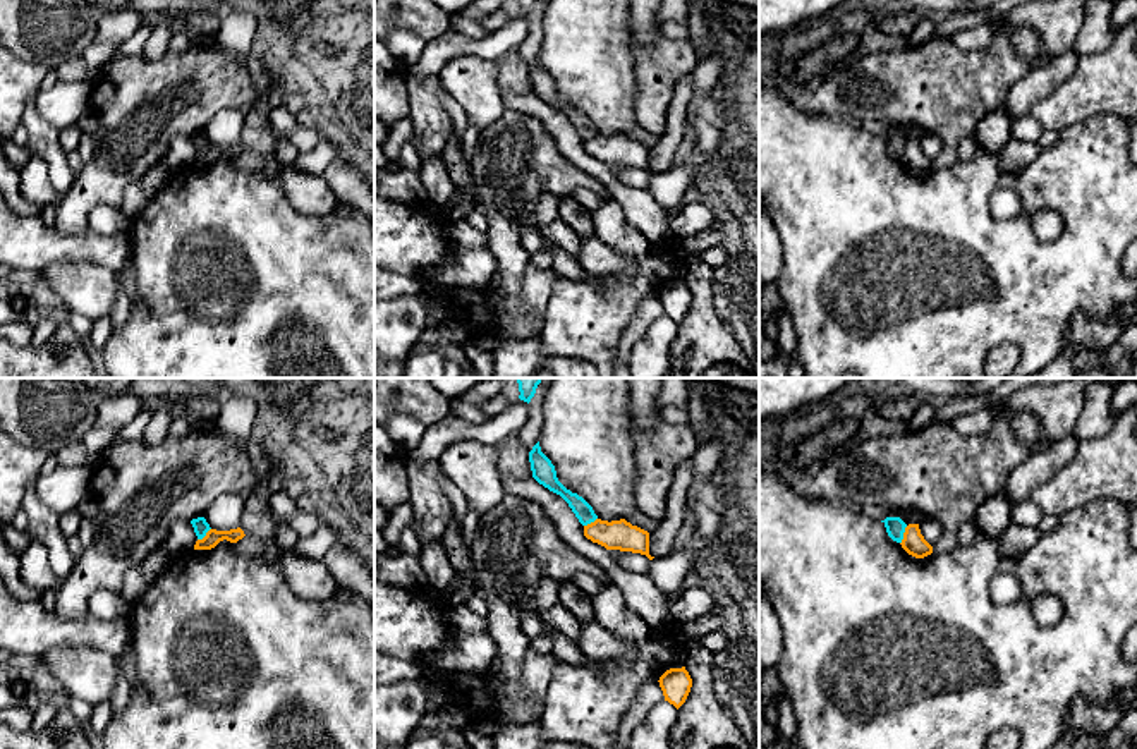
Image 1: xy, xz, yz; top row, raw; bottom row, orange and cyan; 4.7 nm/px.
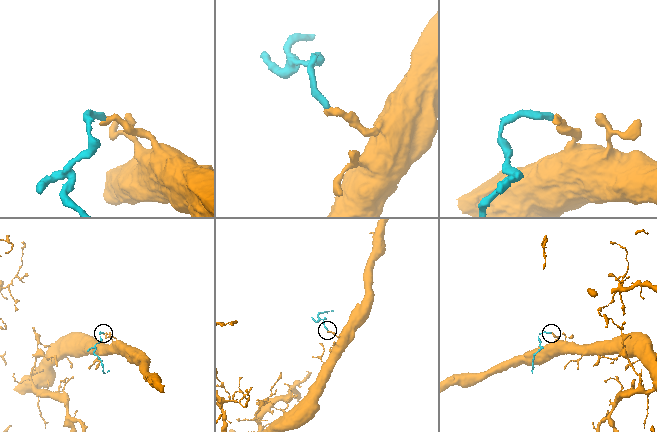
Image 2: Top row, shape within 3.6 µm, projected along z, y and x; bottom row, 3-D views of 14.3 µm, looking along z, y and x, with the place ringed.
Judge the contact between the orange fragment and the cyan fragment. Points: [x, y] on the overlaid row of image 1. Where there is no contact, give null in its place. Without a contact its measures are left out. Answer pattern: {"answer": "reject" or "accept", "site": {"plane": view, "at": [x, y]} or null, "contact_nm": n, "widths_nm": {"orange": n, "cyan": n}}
{"answer": "reject", "site": {"plane": "yz", "at": [904, 535]}, "contact_nm": 90, "widths_nm": {"orange": 110, "cyan": 90}}

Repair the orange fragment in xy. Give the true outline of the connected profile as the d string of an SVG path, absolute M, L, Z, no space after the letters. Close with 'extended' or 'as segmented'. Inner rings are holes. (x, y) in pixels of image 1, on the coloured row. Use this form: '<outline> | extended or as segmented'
M240 527L230 529L230 531L210 529L203 539L196 541L194 550L211 550L223 539L227 539L230 543L237 543L244 536L246 534L244 534L244 531Z | as segmented

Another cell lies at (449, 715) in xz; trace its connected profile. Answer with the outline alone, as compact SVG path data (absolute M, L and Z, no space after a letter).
M447 703L436 713L424 713L417 728L464 728L465 723L465 713L459 706Z

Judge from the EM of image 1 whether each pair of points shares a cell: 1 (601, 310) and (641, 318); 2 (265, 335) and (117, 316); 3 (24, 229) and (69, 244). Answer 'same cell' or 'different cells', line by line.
1: different cells
2: different cells
3: same cell

